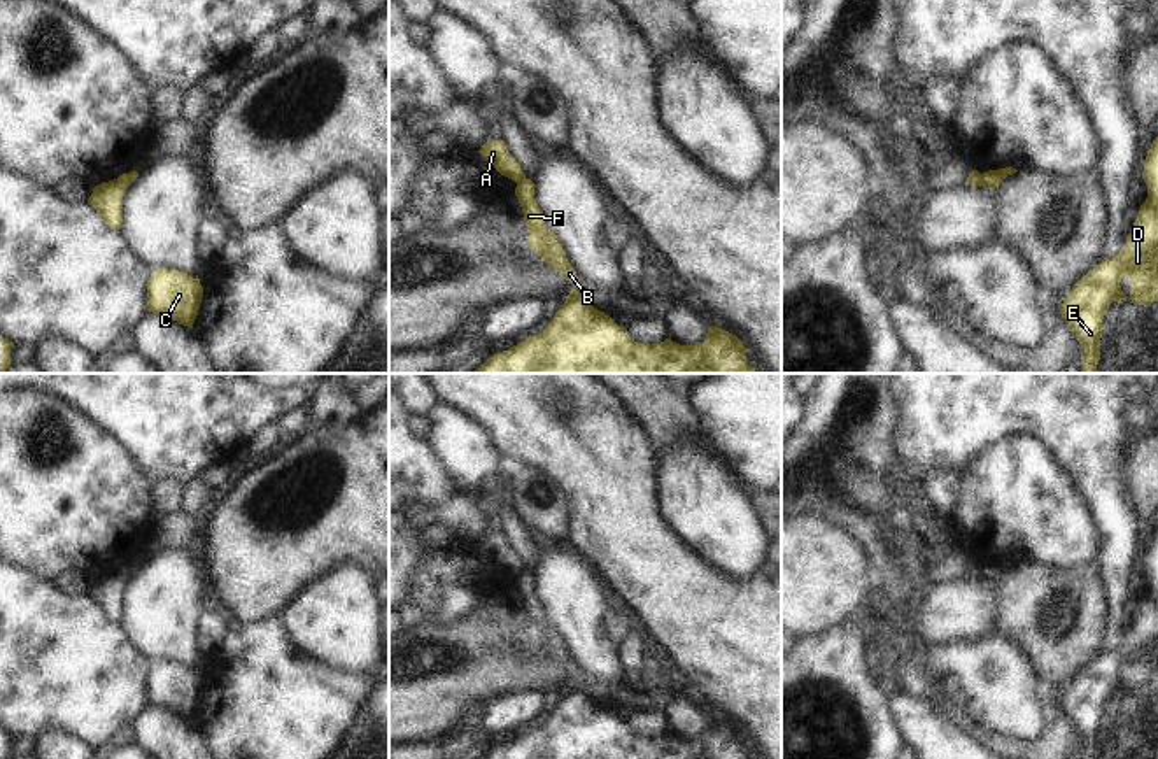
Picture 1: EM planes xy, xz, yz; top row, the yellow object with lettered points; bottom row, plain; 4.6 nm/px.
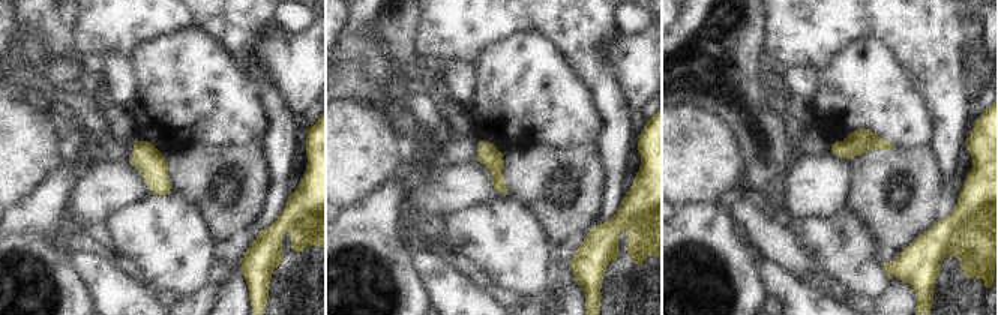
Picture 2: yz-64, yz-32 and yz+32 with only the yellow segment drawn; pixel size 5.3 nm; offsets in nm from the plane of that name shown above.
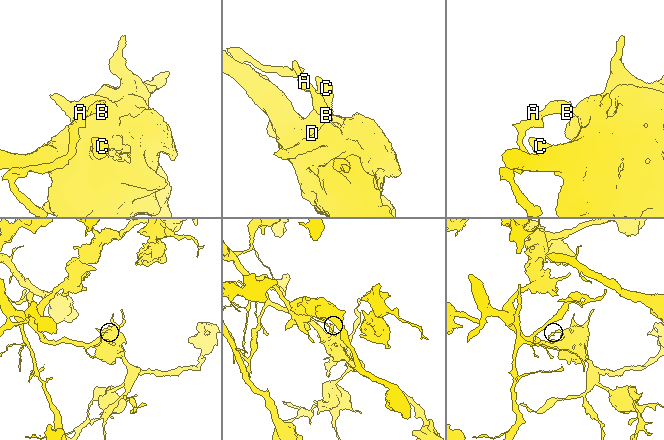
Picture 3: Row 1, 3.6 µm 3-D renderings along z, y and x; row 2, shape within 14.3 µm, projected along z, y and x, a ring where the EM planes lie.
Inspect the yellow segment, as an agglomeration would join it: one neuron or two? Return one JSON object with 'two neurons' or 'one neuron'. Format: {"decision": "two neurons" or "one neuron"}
{"decision": "two neurons"}

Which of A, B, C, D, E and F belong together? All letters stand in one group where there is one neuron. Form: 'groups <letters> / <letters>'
groups A / B C D E F

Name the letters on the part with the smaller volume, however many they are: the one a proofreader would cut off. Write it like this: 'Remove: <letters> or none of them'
Remove: A

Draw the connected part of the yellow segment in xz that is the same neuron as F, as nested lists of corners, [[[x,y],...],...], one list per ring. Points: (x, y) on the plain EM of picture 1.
[[[531,571],[519,573],[515,589],[527,619],[527,640],[557,663],[562,671],[569,673],[573,682],[541,726],[526,731],[508,743],[489,748],[482,759],[750,759],[745,748],[748,741],[743,734],[718,719],[708,720],[708,727],[699,738],[680,738],[671,731],[660,736],[631,733],[627,720],[615,717],[608,706],[594,701],[576,685],[578,668],[568,654],[559,631],[543,614],[534,591],[534,575]]]

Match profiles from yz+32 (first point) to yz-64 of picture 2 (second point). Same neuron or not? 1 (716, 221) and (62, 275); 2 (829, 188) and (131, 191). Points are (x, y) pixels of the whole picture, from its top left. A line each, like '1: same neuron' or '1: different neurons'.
1: same neuron
2: same neuron

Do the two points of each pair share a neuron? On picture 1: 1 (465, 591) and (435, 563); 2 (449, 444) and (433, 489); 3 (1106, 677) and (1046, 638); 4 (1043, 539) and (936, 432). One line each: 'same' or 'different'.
1: same
2: different
3: different
4: different

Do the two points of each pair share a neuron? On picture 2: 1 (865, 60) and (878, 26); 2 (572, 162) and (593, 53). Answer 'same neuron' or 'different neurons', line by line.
1: different neurons
2: different neurons

